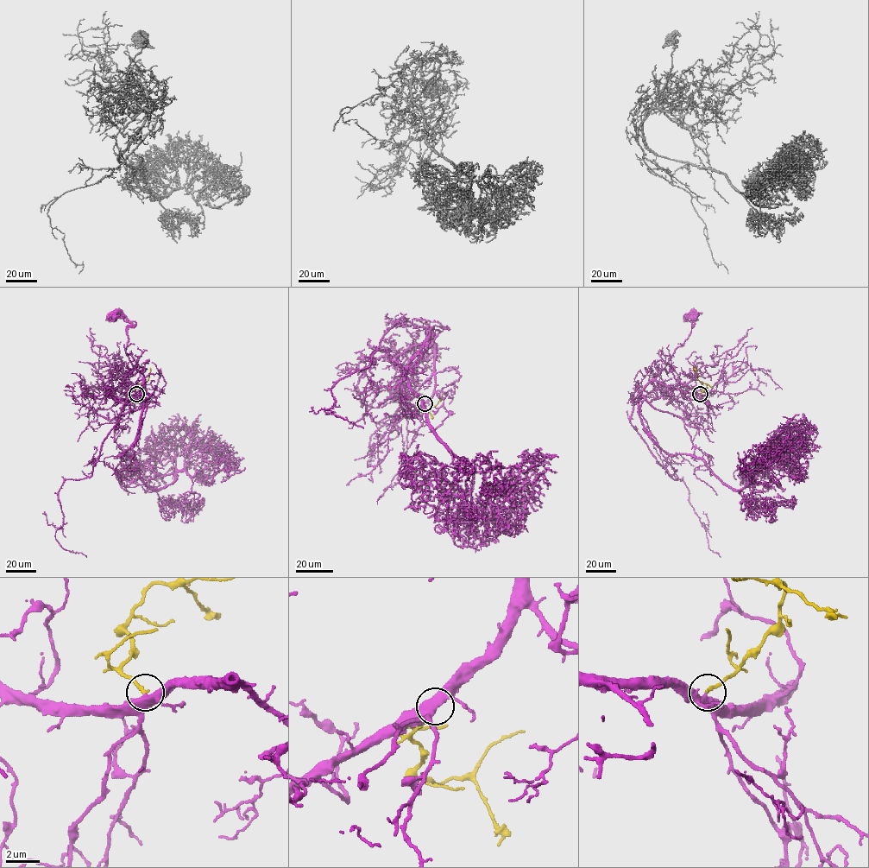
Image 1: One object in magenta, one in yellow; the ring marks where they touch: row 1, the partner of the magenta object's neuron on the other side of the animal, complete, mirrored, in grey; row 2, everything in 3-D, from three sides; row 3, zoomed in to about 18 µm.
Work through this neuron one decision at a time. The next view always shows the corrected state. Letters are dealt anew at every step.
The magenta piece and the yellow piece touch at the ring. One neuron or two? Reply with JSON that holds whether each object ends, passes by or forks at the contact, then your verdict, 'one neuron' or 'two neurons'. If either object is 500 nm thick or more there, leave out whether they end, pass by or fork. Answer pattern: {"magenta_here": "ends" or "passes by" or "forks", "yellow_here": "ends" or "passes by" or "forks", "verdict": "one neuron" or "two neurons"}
{"magenta_here": "forks", "yellow_here": "ends", "verdict": "one neuron"}

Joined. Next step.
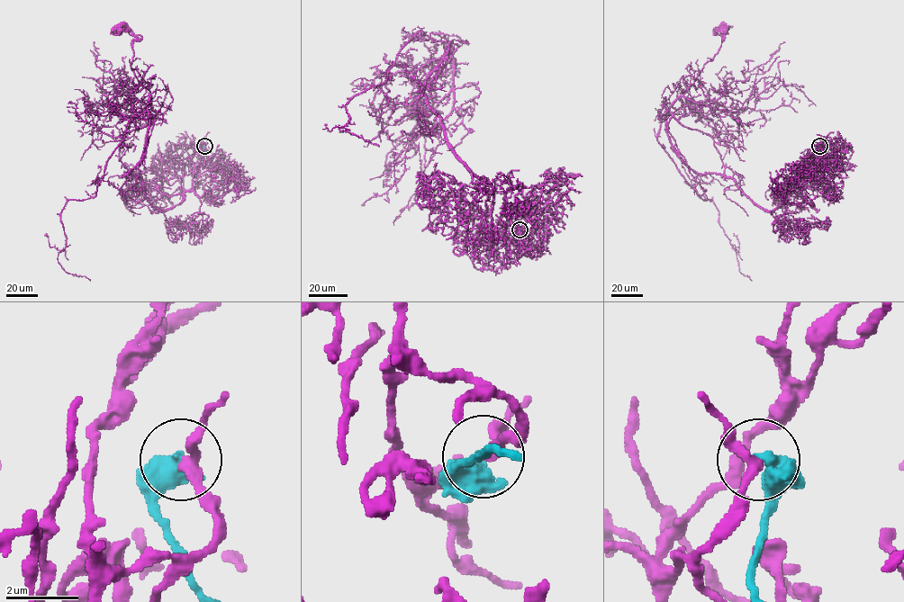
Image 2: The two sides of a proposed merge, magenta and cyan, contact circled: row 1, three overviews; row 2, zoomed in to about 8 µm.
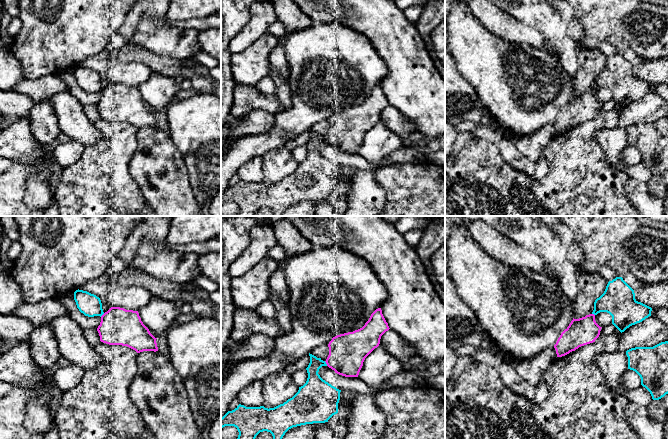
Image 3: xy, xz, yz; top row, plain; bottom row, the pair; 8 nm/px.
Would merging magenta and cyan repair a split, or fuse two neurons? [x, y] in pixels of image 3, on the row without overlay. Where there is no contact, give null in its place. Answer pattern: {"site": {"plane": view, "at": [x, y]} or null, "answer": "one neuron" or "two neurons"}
{"site": {"plane": "xz", "at": [326, 139]}, "answer": "two neurons"}

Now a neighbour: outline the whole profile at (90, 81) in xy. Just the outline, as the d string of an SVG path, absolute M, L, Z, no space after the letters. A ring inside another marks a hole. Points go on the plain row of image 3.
M76 66L74 76L81 89L88 93L102 92L104 90L99 73L87 67Z

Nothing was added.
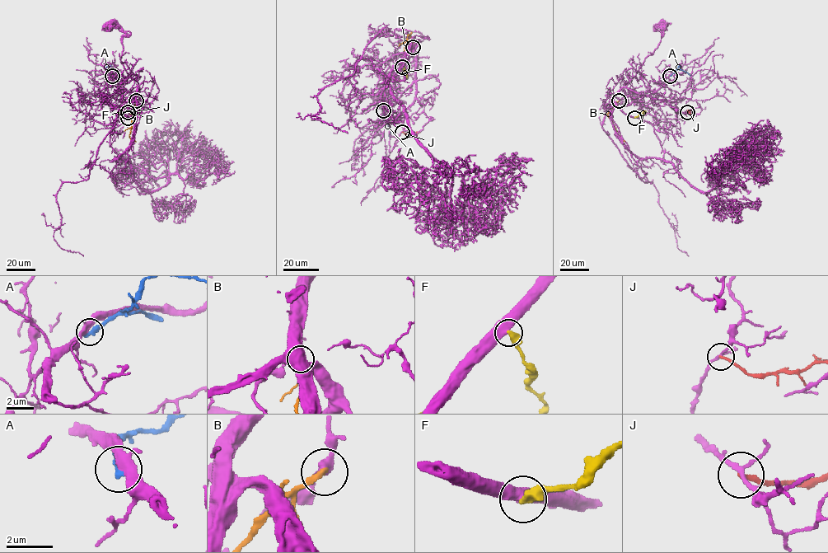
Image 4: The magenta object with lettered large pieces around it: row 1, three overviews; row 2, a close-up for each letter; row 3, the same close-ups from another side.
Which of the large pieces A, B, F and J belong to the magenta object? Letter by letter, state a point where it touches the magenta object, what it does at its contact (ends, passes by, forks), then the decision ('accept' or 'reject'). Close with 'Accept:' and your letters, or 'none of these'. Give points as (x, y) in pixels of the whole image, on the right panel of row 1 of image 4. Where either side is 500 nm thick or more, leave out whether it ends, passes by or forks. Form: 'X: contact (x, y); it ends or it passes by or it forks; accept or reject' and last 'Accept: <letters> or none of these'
A: contact (670, 76); it ends; reject
B: contact (619, 100); it ends; reject
F: contact (634, 118); reject
J: contact (687, 112); it ends; reject
Accept: none of these

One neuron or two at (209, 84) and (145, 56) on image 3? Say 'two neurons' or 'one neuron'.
one neuron

